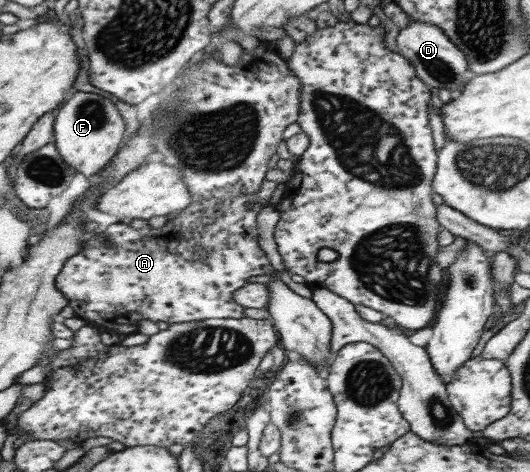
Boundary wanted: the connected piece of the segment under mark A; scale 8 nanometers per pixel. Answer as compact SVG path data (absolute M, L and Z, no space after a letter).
M256 193L191 202L158 229L147 225L134 230L121 222L111 224L104 232L89 235L81 244L81 252L65 260L55 289L67 299L66 305L73 309L75 317L103 326L109 332L121 333L113 326L138 324L140 320L169 324L244 317L244 308L232 301L232 293L243 288L252 276L275 274L257 243L256 217L263 207L257 203Z

